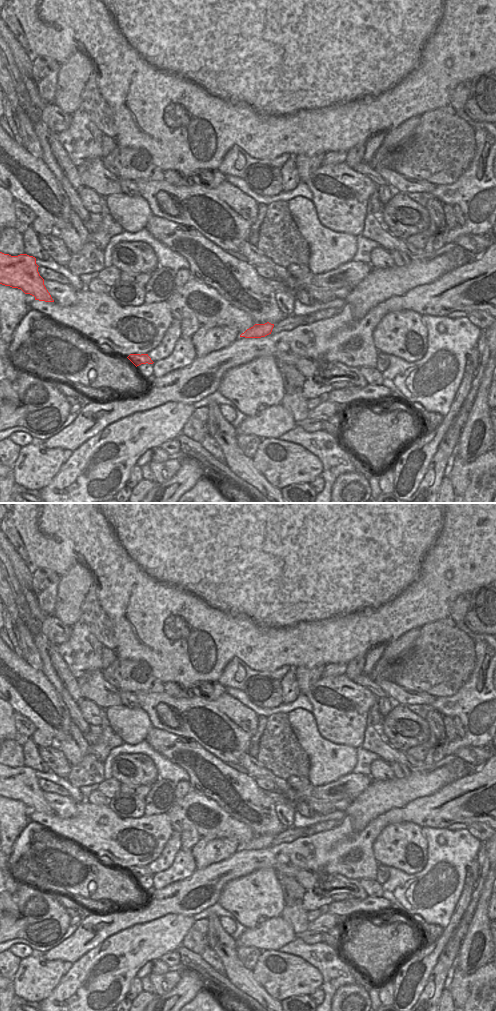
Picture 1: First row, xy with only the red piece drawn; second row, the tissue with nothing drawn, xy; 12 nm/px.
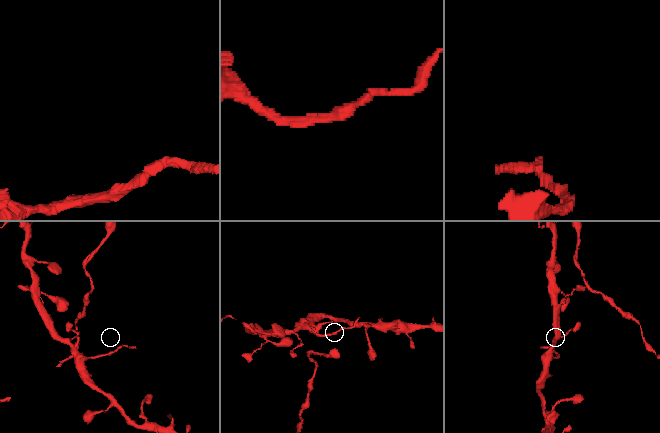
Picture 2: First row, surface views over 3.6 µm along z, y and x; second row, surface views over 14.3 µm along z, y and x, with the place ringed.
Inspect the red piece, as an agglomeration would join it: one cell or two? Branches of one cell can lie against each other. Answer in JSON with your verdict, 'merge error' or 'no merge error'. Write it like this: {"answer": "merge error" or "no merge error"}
{"answer": "merge error"}

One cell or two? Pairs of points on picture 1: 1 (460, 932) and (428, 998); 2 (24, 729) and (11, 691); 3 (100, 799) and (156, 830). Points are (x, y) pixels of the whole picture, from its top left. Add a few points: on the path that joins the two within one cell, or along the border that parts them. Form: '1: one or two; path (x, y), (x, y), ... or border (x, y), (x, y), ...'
1: one; path (452, 948), (435, 982)
2: two; border (15, 712), (24, 715), (36, 729)
3: two; border (87, 800), (93, 804), (104, 804), (107, 806)

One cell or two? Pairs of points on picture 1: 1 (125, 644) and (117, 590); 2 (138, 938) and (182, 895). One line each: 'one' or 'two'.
1: one
2: two

